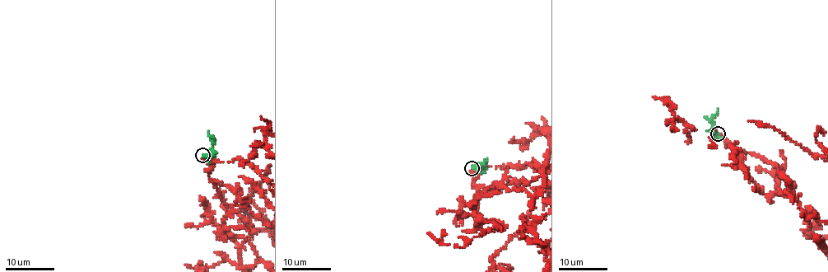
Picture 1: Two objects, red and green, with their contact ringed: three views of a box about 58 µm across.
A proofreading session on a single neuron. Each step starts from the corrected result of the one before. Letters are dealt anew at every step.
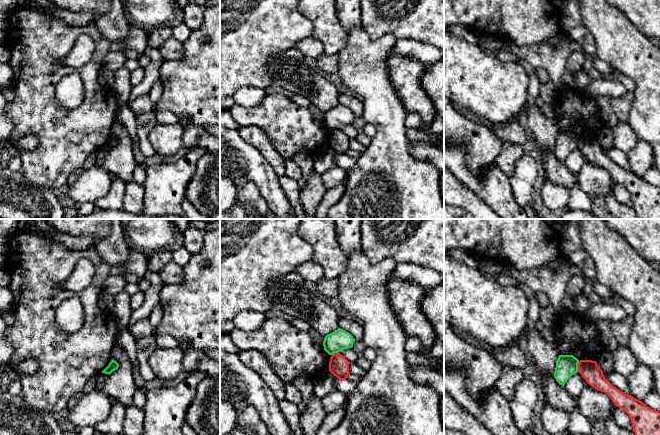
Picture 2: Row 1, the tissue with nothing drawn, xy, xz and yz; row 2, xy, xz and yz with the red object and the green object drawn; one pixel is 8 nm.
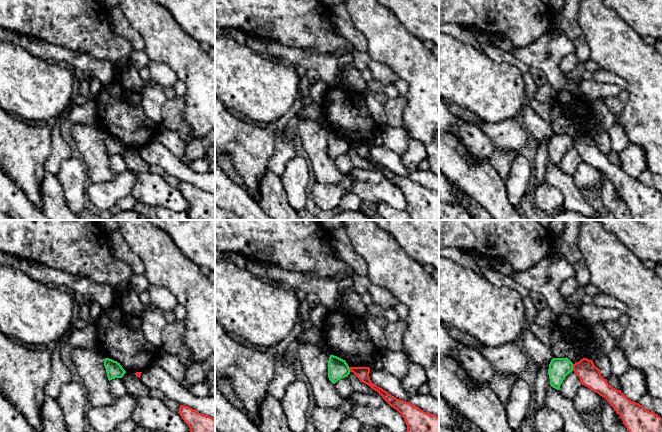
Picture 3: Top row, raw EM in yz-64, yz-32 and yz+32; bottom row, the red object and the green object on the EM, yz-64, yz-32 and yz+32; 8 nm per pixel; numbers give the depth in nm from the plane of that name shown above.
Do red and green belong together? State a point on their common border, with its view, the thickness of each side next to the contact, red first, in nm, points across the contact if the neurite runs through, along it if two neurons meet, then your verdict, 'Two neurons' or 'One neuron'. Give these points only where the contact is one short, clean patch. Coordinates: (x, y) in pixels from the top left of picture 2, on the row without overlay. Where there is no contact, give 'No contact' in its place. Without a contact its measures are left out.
Touches red at yz (578, 142). Thickness 160 nm (red) against 180 nm. Boundary: yz (579, 137), (577, 147). Two neurons

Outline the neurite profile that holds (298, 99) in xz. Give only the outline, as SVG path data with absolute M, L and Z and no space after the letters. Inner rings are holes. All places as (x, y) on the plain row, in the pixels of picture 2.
M292 94L290 99L296 104L304 107L308 107L311 104L311 101L309 99L298 94Z

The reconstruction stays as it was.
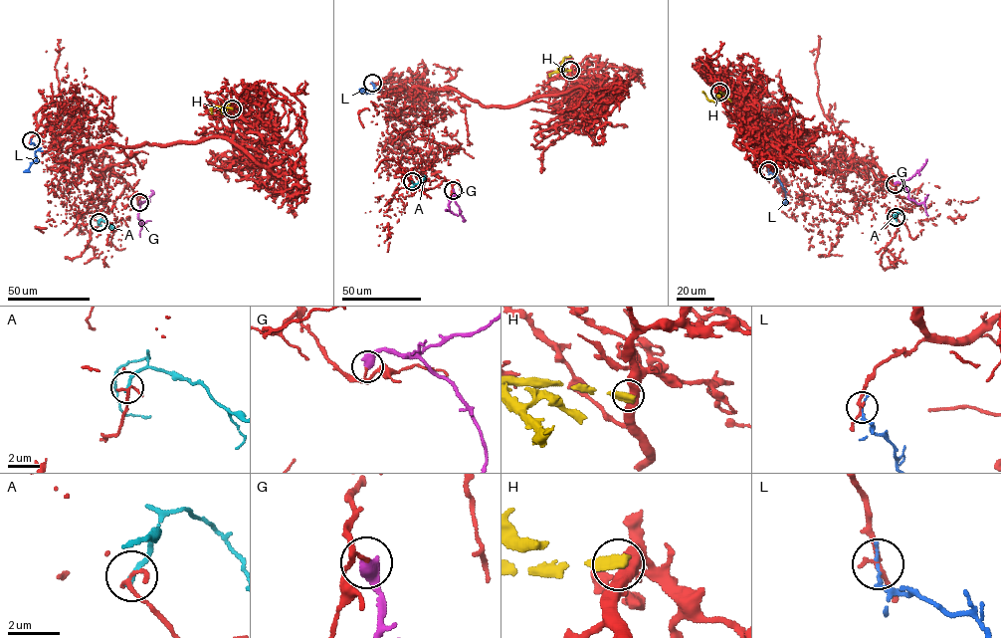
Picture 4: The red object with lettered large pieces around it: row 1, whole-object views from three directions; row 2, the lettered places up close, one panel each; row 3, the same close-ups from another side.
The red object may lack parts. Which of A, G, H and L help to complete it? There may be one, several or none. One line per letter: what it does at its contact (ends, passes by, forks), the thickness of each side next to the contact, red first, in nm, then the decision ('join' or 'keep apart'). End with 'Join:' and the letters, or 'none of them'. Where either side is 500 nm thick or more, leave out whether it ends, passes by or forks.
A: it ends there; 160 nm thick on the red side, 200 nm on the other; keep apart
G: 140 nm thick on the red side, 500 nm on the other; keep apart
H: 500 nm thick on the red side, 500 nm on the other; keep apart
L: it ends there; 200 nm thick on the red side, 140 nm on the other; keep apart
Join: none of them

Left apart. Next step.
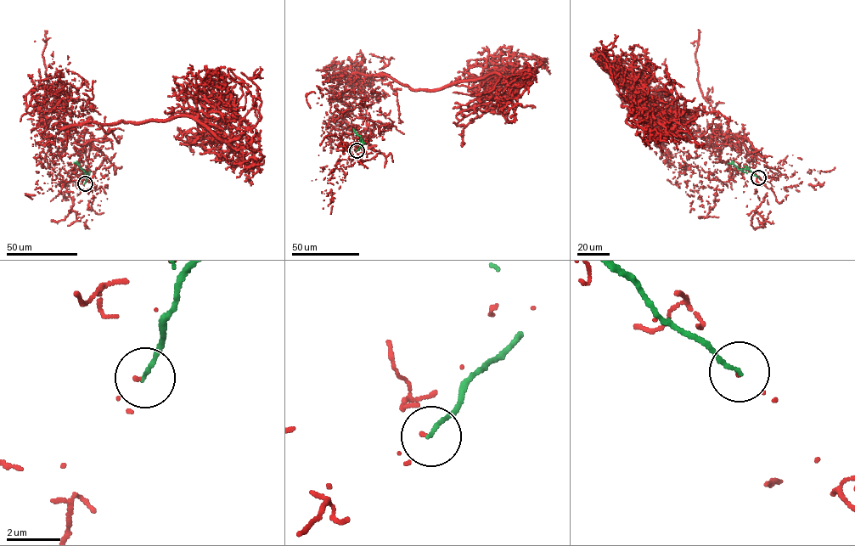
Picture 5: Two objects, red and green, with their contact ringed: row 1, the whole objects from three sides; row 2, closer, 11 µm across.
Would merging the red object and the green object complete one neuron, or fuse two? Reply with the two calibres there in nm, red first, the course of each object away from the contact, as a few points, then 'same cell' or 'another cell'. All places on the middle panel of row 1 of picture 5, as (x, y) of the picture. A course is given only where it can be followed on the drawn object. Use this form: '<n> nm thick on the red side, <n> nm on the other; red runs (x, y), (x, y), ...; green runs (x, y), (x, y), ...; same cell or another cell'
60 nm thick on the red side, 140 nm on the other; red runs (357, 150), (374, 125), (325, 77), (480, 80), (467, 115), (484, 70); green runs (357, 150), (362, 142), (352, 128); another cell

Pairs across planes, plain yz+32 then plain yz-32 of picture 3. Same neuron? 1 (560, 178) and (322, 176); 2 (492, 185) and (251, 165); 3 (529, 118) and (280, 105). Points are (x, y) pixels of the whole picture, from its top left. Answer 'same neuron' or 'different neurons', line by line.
1: same neuron
2: different neurons
3: different neurons

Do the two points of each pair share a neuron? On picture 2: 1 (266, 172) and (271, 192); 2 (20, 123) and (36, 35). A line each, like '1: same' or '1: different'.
1: same
2: same

